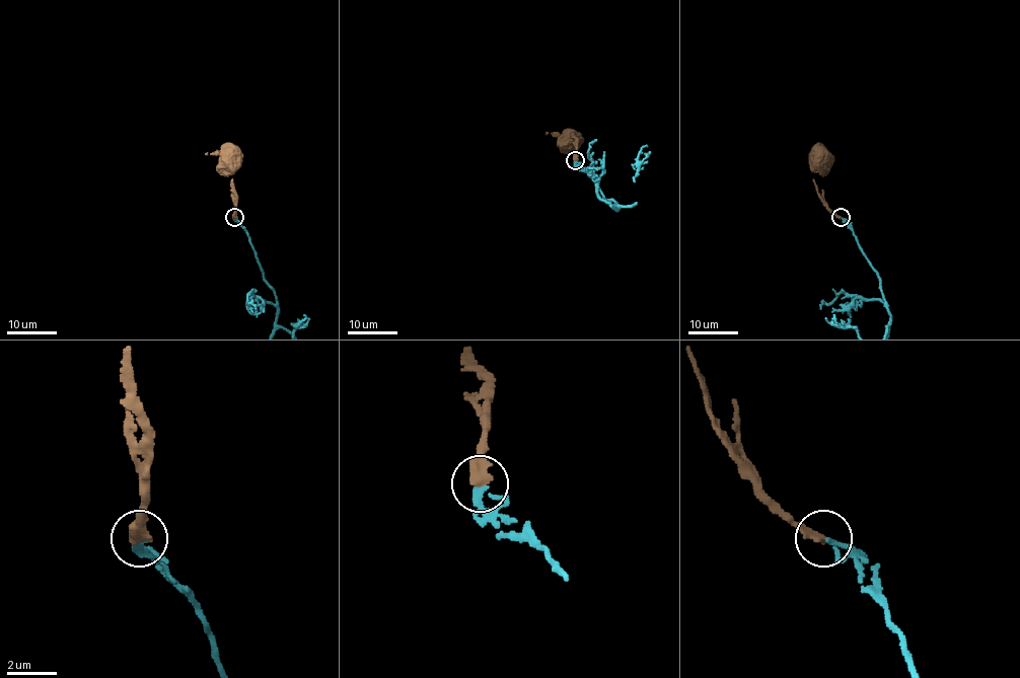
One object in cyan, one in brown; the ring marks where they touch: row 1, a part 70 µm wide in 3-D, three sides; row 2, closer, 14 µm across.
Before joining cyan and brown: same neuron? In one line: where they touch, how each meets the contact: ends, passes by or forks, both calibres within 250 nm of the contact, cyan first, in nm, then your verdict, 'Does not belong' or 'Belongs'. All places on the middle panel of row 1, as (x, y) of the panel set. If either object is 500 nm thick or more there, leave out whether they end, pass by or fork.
Place: (575, 160). At the ring cyan ends. At the ring brown ends. Thickness 240 nm (cyan) against 440 nm. Belongs

